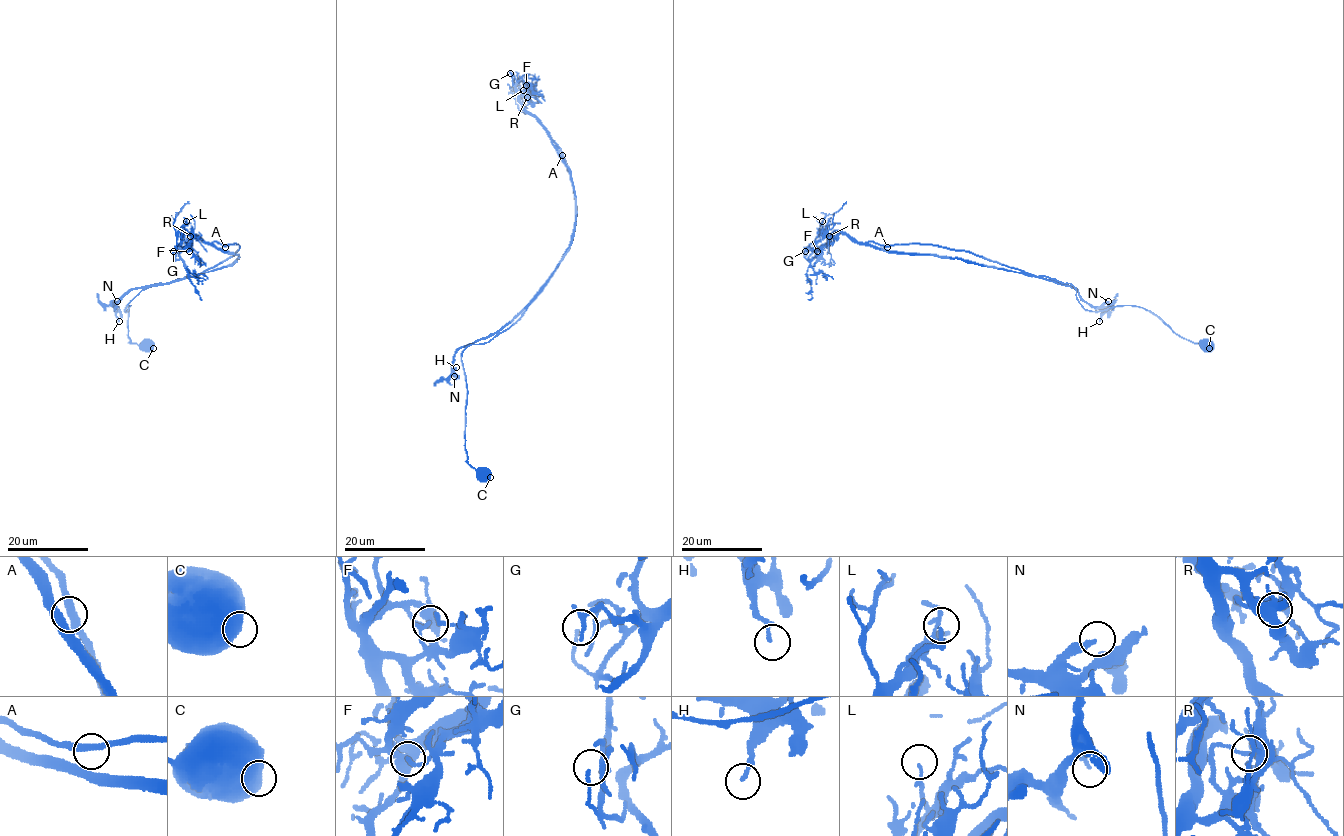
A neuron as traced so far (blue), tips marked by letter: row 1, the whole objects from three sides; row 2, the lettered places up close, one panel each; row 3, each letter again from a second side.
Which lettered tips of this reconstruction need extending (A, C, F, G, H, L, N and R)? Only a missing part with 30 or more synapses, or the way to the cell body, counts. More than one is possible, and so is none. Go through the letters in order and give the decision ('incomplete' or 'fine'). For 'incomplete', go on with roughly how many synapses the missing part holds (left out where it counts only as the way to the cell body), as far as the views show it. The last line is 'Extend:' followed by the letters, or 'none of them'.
A: fine
C: fine
F: fine
G: fine
H: fine
L: fine
N: incomplete; 30 synapses
R: fine
Extend: N

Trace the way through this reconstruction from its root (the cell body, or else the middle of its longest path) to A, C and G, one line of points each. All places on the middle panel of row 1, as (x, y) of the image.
A: (554, 270), (569, 247), (575, 227), (574, 187), (562, 155)
C: (554, 270), (541, 291), (497, 334), (487, 342), (470, 344), (461, 353), (467, 383), (467, 461), (490, 477)
G: (554, 270), (569, 246), (575, 225), (571, 171), (547, 129), (520, 102), (510, 73)

